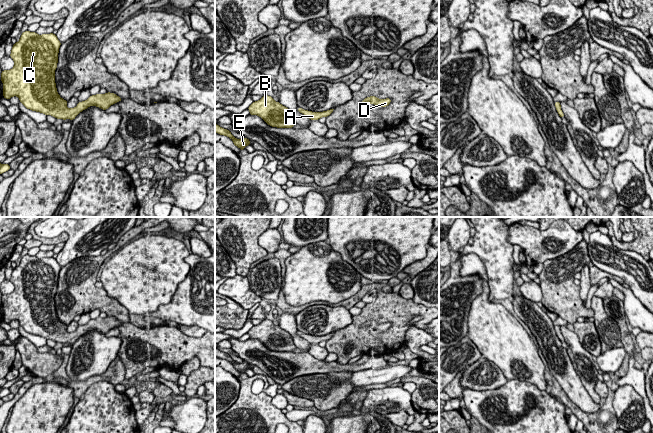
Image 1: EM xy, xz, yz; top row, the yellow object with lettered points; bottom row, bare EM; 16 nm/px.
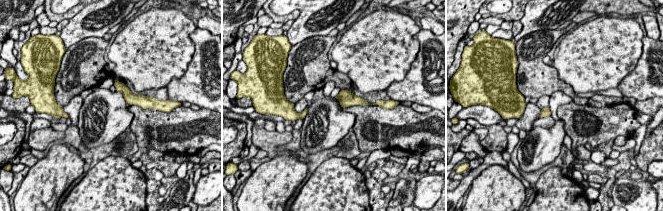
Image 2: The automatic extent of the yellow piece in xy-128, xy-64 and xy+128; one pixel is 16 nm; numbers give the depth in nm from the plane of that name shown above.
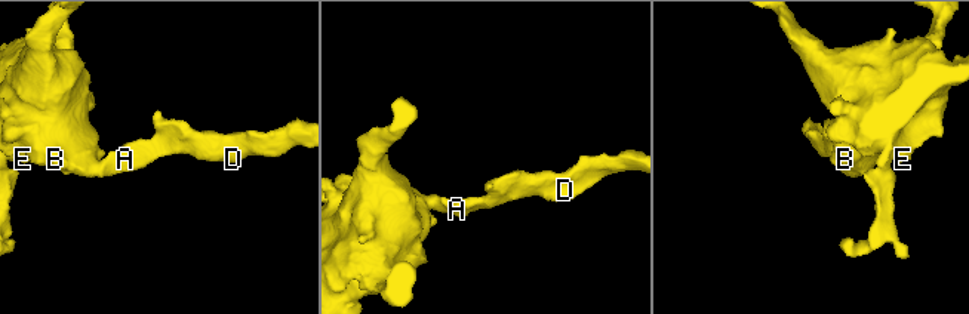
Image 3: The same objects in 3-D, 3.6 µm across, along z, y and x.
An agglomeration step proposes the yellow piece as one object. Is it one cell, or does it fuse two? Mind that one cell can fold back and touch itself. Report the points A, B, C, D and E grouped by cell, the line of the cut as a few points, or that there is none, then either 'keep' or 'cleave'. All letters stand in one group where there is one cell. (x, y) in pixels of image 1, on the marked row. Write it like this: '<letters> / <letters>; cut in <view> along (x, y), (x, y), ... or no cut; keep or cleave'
A B C D E; no cut; keep

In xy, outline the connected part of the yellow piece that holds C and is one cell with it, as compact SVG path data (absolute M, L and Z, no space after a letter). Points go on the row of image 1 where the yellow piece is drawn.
M23 32L11 50L14 67L1 73L3 97L9 100L17 96L27 109L63 120L74 120L90 106L106 110L122 100L114 93L98 93L69 109L68 101L60 97L55 83L60 45L53 33Z

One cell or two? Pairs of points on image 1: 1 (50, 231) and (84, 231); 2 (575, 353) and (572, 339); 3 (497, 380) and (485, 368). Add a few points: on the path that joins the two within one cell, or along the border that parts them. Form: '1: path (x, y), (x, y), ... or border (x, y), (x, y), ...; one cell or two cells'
1: path (58, 227), (72, 227), (76, 229); one cell
2: path (575, 350), (573, 342); one cell
3: path (494, 377), (488, 371); one cell

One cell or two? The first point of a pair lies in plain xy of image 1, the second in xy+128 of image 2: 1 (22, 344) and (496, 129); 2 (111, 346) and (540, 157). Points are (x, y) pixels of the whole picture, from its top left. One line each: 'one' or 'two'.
1: one
2: one

